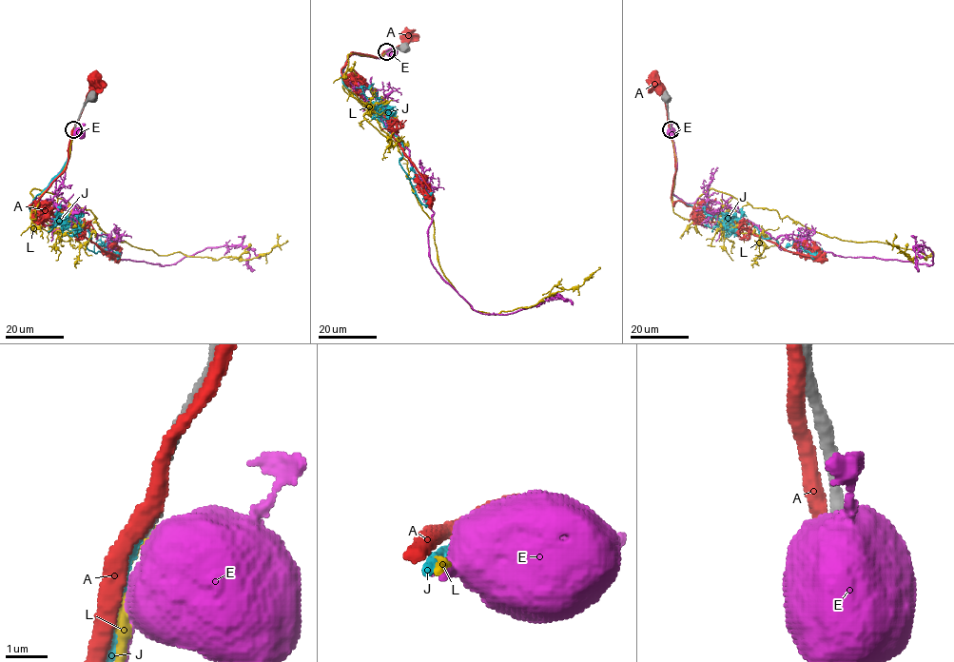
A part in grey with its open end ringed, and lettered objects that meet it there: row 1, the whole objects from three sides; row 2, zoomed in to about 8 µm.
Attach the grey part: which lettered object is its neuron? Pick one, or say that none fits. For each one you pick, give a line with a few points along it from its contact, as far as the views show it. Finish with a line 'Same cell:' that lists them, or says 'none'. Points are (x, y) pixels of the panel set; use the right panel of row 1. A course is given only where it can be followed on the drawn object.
J: via (670, 129), (672, 193), (726, 222), (750, 223), (792, 252), (824, 256), (796, 240), (797, 252)
Same cell: J

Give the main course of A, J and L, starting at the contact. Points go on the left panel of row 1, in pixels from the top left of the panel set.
A: (74, 126), (90, 79), (94, 78)
J: (73, 129), (65, 165), (29, 211), (85, 226), (87, 247), (115, 254), (100, 240), (94, 252)
L: (74, 129), (31, 219), (53, 215), (58, 197), (158, 255), (244, 259), (285, 241)

